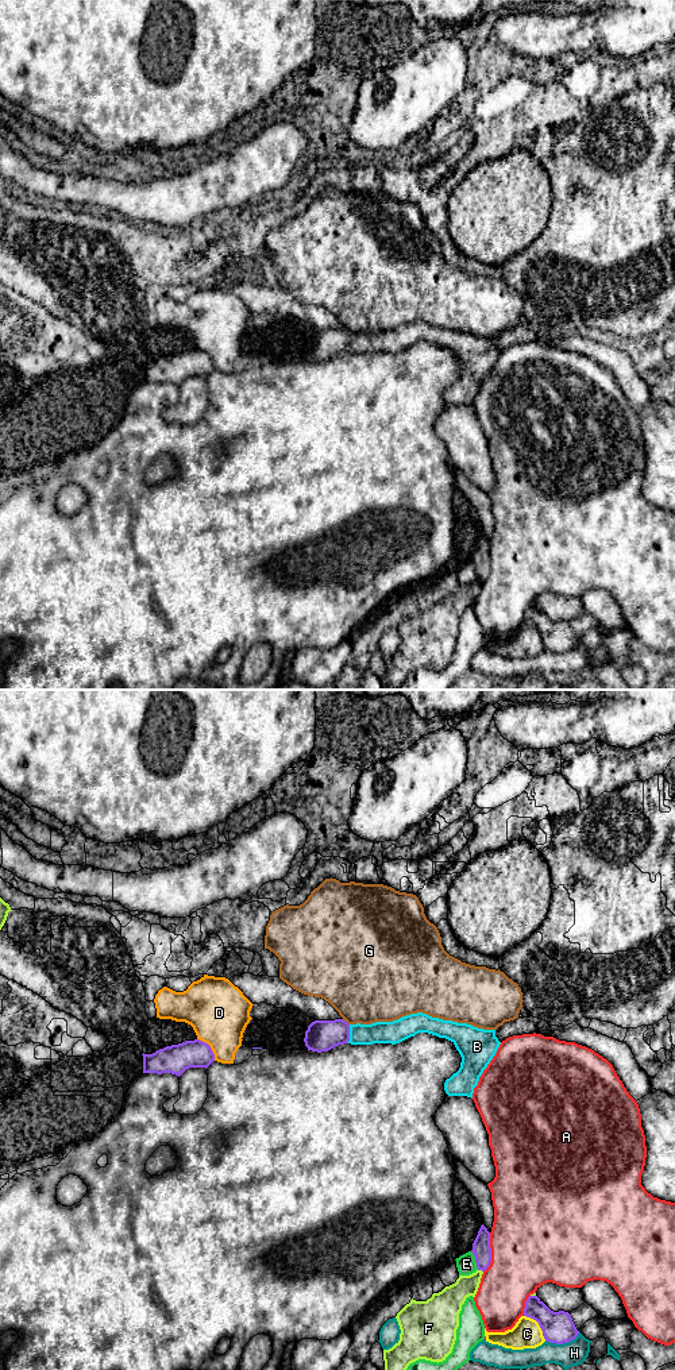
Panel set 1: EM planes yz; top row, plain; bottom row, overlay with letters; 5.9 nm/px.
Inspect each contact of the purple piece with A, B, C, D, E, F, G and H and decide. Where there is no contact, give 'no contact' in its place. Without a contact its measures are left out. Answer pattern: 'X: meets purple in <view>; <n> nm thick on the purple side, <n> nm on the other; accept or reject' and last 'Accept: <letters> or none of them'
A: meets purple in yz; 110 nm thick on the purple side, 480 nm on the other; reject
B: meets purple in yz; 190 nm thick on the purple side, 130 nm on the other; accept
C: meets purple in yz; 190 nm thick on the purple side, 180 nm on the other; reject
D: meets purple in yz; 170 nm thick on the purple side, 360 nm on the other; reject
E: meets purple in yz; 110 nm thick on the purple side, 120 nm on the other; reject
F: meets purple in yz; 110 nm thick on the purple side, 150 nm on the other; reject
G: meets purple in yz; 190 nm thick on the purple side, 460 nm on the other; reject
H: meets purple in yz; 190 nm thick on the purple side, 150 nm on the other; reject
Accept: B

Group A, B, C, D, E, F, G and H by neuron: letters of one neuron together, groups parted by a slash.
A / B / C / D / E / F / G / H

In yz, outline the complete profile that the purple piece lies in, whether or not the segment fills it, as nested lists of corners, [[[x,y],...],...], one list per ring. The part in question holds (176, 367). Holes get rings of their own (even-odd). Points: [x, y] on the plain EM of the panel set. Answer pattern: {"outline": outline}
{"outline": [[[200,348],[166,355],[143,364],[143,382],[181,385],[189,377],[208,377],[215,370],[211,355]]]}

